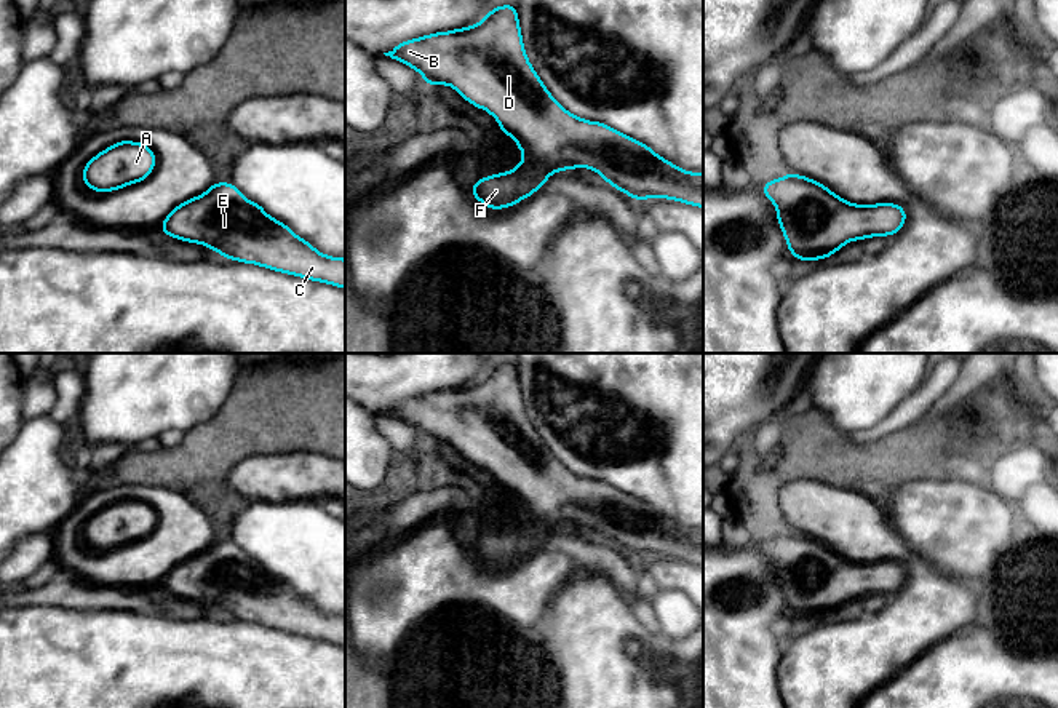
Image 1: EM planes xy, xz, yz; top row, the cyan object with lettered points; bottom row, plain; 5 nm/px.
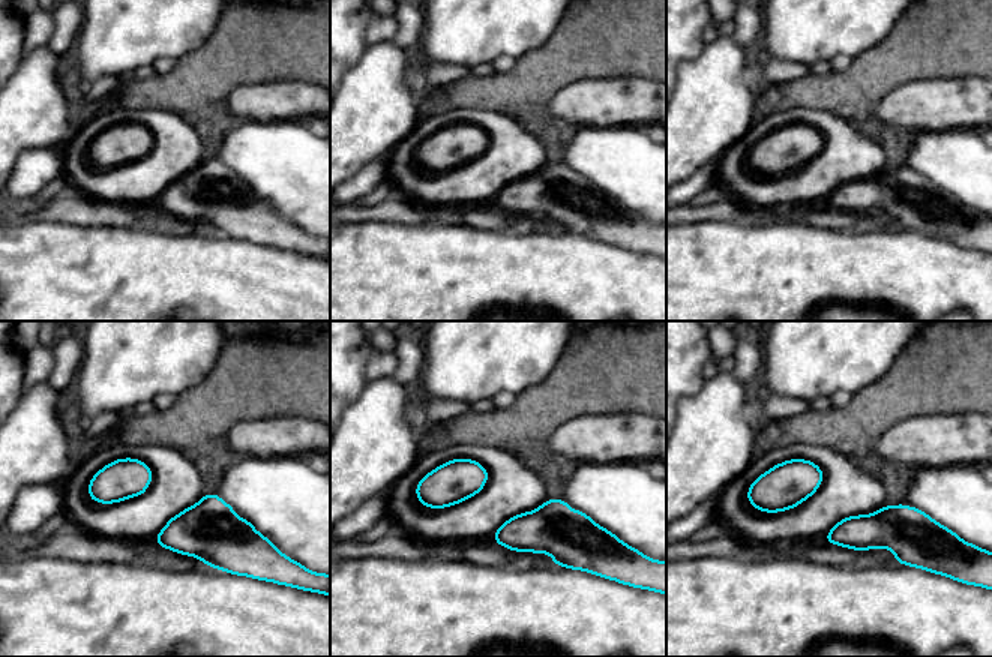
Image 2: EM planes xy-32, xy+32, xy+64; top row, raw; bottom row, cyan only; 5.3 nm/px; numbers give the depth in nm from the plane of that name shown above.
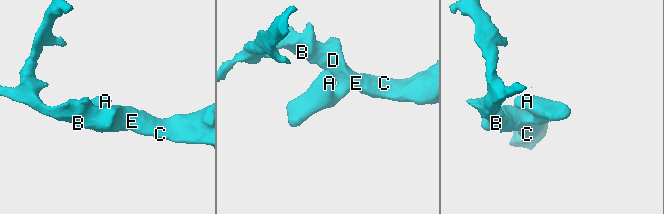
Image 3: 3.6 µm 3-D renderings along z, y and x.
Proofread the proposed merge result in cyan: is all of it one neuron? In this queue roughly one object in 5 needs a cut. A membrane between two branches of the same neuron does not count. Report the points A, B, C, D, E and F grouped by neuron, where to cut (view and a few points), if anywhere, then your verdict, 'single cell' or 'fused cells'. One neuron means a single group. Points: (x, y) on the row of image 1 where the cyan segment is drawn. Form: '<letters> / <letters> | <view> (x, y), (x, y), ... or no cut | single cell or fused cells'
A B C D E F | no cut | single cell

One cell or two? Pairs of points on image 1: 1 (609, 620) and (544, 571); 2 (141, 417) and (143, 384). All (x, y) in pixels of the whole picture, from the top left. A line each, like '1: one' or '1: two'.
1: two
2: one

